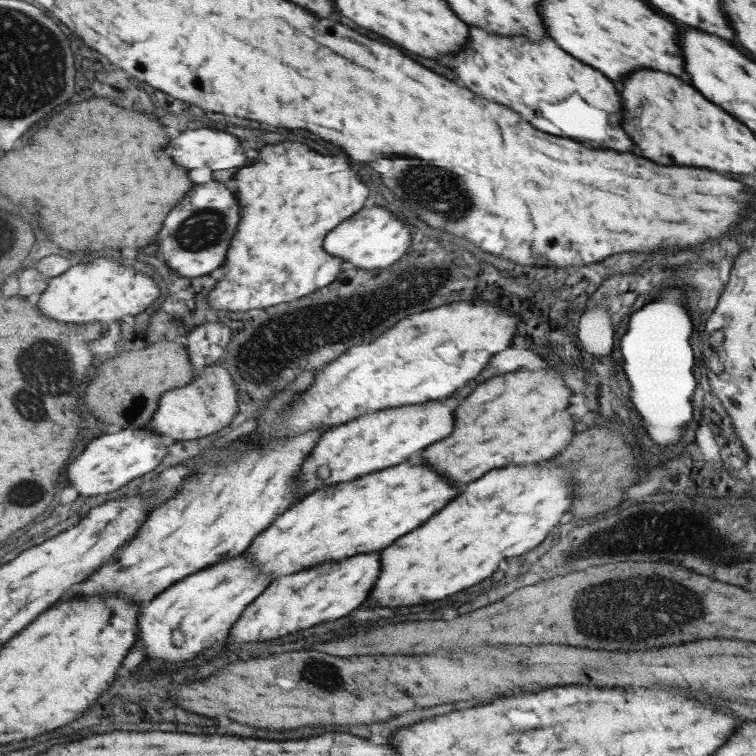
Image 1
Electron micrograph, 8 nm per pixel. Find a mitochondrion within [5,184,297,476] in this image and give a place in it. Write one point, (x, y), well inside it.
(48, 370)

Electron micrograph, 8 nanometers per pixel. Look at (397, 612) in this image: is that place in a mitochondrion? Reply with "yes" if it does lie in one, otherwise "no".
no

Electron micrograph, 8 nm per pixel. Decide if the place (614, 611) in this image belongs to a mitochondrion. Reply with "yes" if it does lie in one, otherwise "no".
yes

